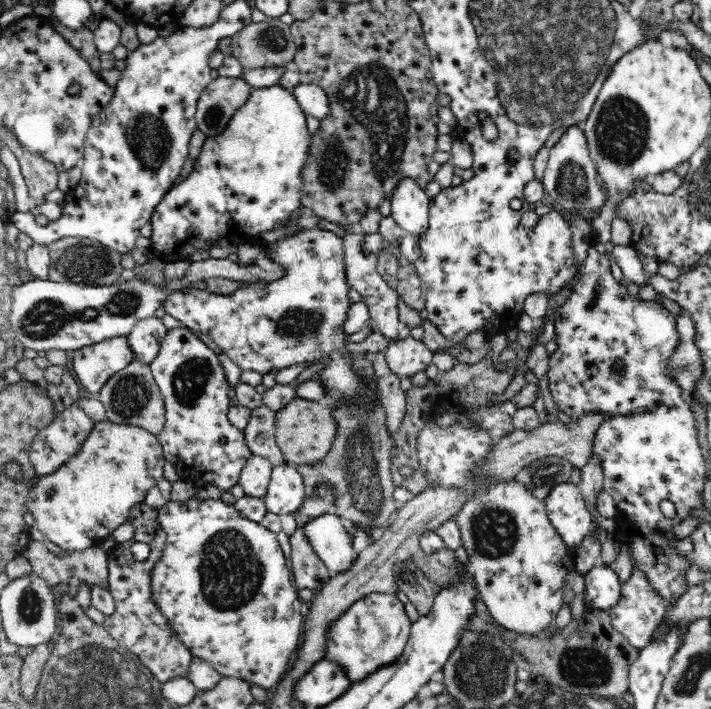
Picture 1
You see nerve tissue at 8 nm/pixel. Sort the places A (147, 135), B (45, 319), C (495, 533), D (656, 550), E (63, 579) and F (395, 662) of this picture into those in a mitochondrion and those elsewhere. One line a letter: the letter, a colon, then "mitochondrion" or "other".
A: mitochondrion
B: mitochondrion
C: mitochondrion
D: other
E: other
F: other

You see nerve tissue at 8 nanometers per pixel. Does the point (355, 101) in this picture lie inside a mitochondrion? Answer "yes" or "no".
yes

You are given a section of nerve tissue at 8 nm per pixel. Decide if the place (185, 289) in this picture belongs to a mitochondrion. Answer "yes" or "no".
no

